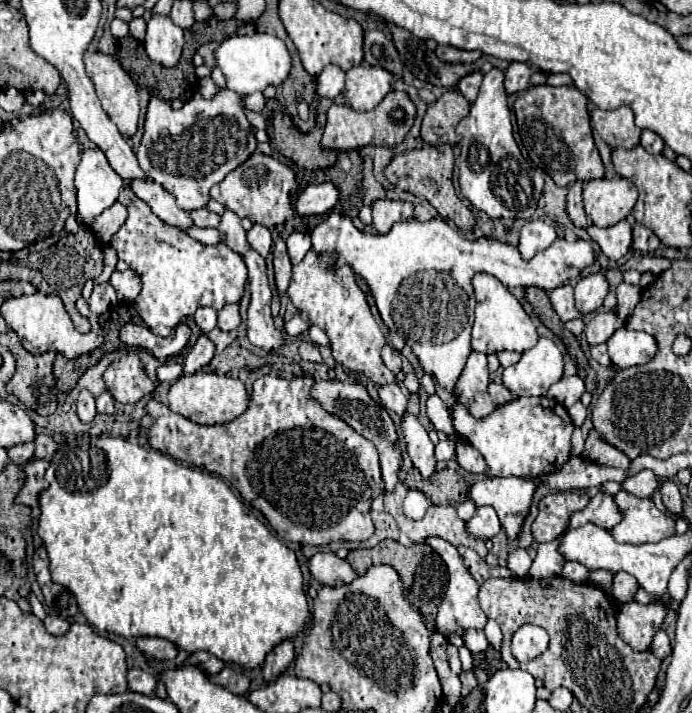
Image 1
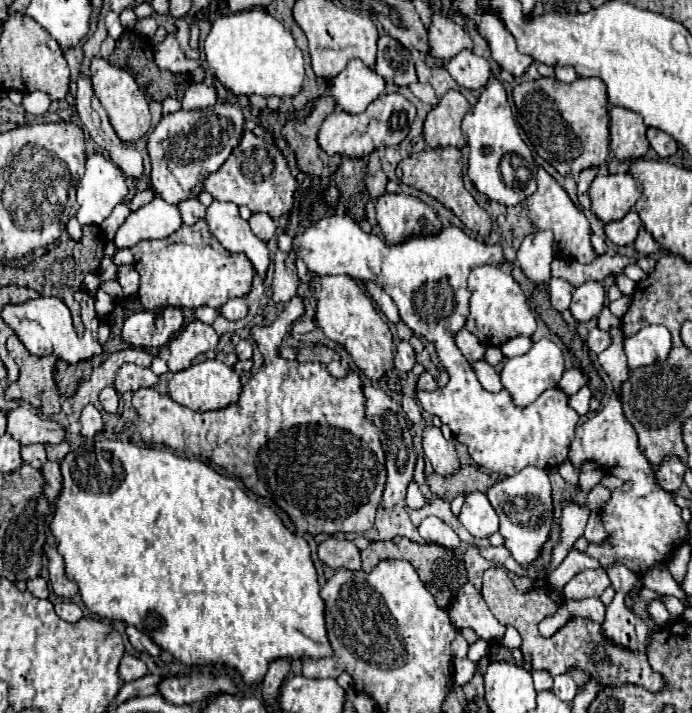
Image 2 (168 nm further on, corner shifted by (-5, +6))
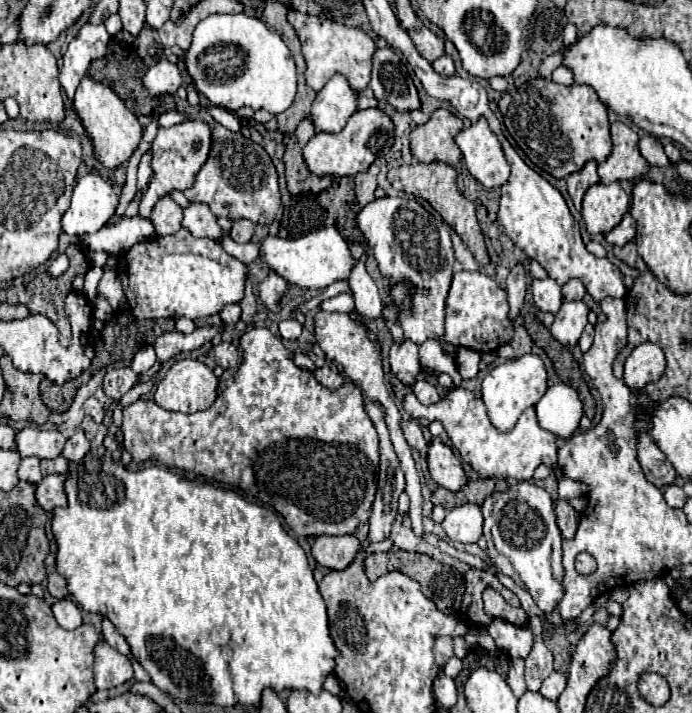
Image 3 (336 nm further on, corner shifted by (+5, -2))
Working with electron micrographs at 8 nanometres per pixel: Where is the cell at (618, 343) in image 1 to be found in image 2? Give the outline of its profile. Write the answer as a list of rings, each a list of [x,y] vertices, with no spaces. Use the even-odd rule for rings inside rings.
[[[644,326],[636,334],[624,336],[622,344],[630,370],[664,360],[672,348],[670,332],[666,326]]]

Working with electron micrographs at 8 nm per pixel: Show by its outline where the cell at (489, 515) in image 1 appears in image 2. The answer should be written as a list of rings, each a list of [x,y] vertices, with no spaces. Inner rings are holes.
[[[482,492],[466,496],[458,518],[474,538],[488,538],[490,534],[498,532],[498,514]]]

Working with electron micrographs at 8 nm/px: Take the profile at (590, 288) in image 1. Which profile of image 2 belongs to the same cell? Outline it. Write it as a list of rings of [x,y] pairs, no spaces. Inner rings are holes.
[[[584,282],[582,286],[576,288],[570,312],[578,322],[588,322],[590,318],[598,316],[600,310],[604,308],[606,300],[606,288],[600,282]]]

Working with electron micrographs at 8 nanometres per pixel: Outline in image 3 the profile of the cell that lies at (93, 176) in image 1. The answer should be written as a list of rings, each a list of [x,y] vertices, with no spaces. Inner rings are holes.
[[[88,172],[74,186],[72,204],[62,218],[64,232],[70,234],[70,236],[82,236],[82,234],[88,234],[88,232],[98,232],[108,222],[108,218],[114,214],[116,206],[118,206],[118,194],[112,190],[112,184],[108,180],[104,180],[100,174]]]

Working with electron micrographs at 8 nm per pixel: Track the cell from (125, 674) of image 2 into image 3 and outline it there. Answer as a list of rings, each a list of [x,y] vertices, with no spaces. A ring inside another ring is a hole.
[[[102,638],[94,646],[94,686],[110,690],[132,680],[132,664],[128,656],[110,648]]]

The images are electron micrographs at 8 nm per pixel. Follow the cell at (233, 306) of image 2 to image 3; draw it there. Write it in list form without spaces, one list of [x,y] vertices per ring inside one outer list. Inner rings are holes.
[[[228,304],[228,306],[222,308],[220,316],[222,316],[224,324],[232,324],[234,326],[240,320],[240,306],[238,304]]]

